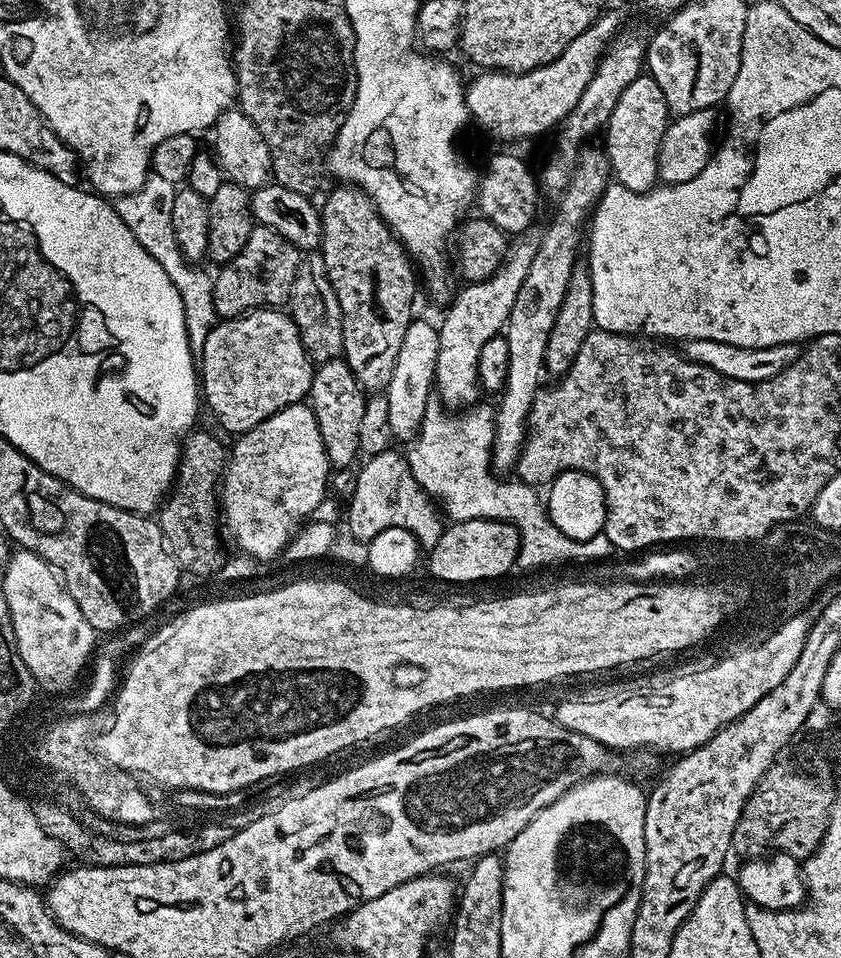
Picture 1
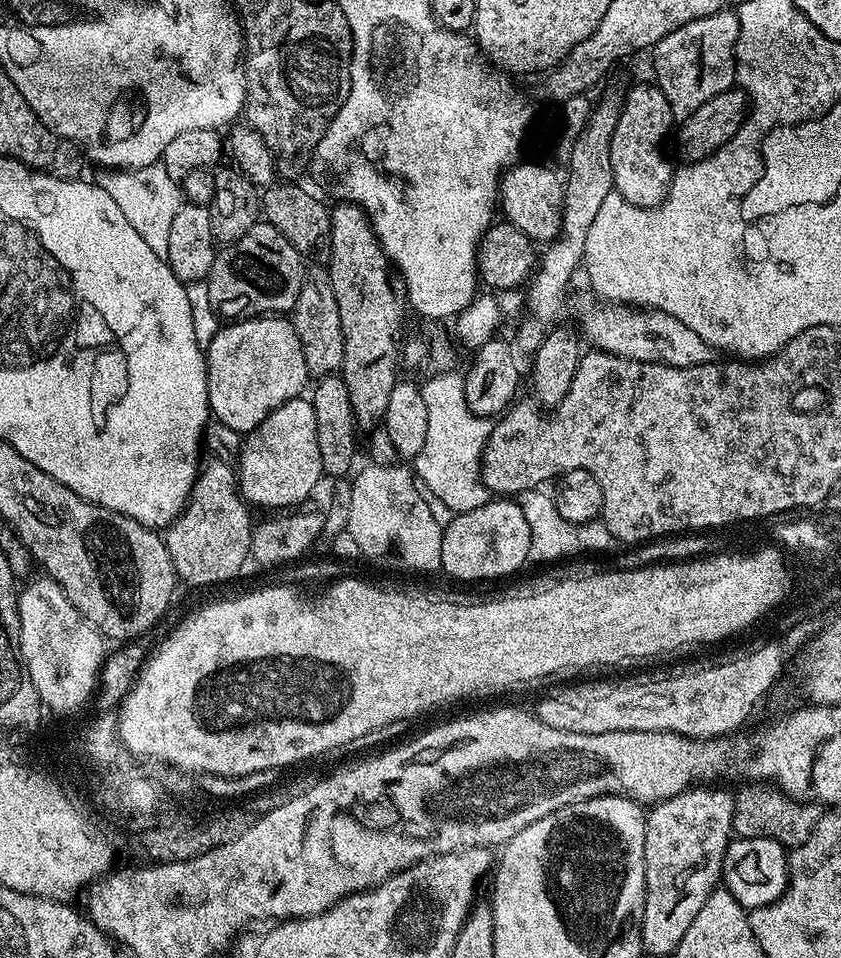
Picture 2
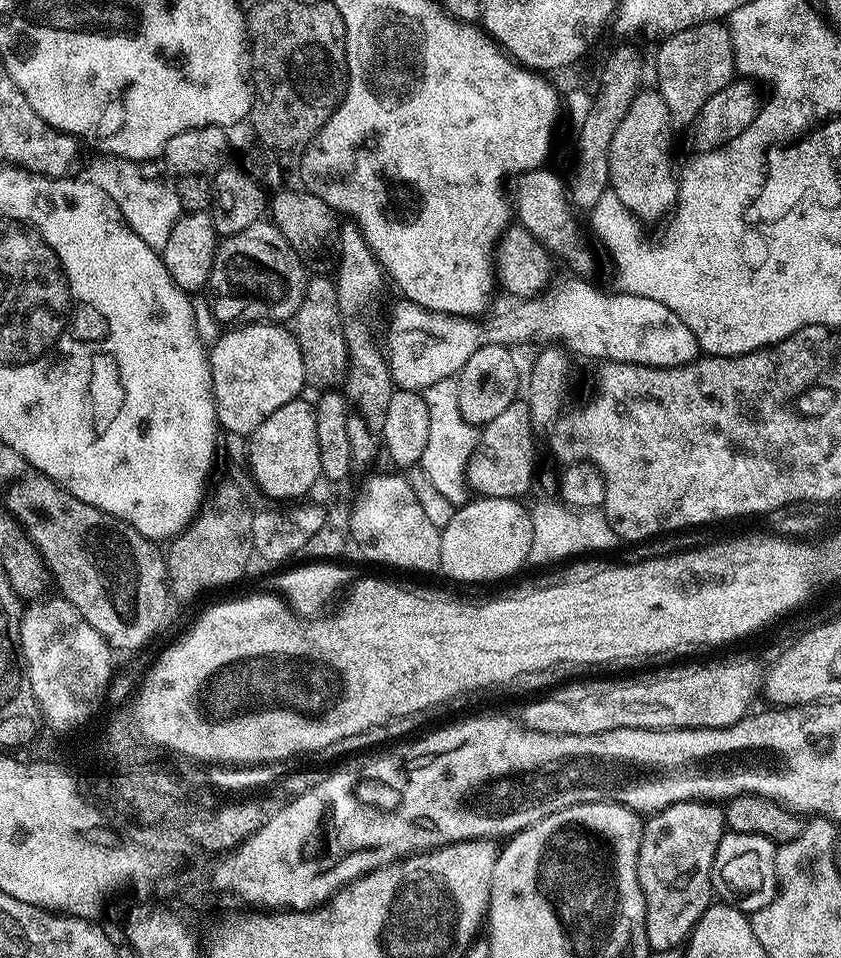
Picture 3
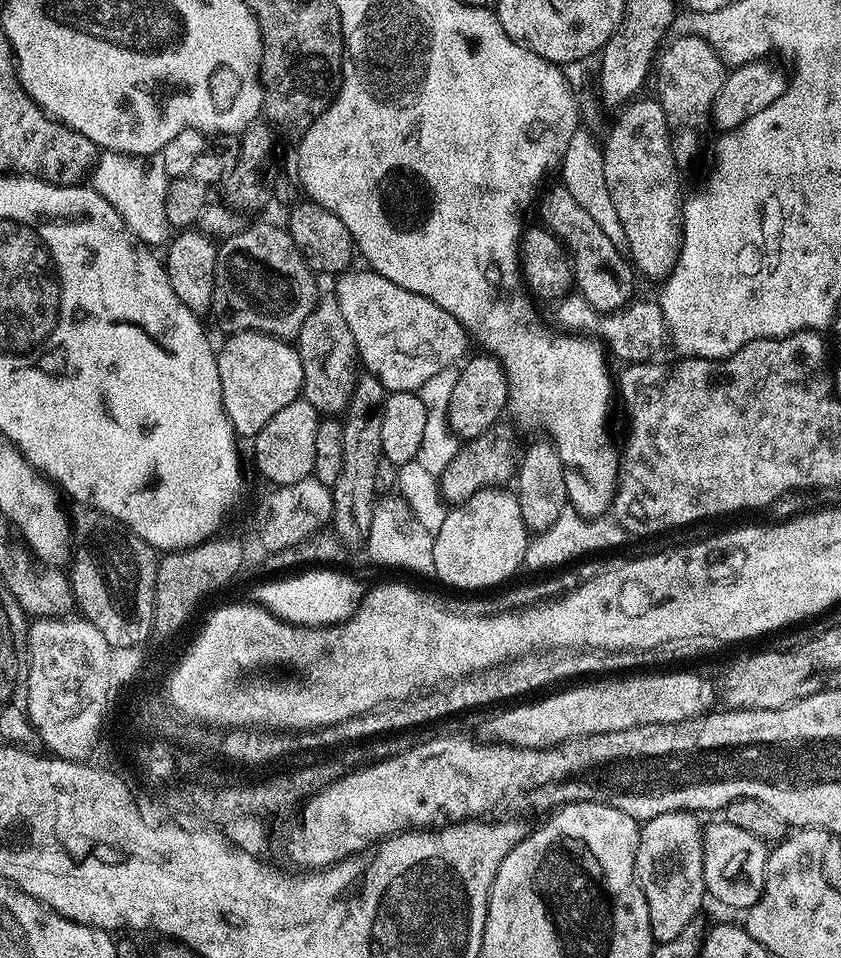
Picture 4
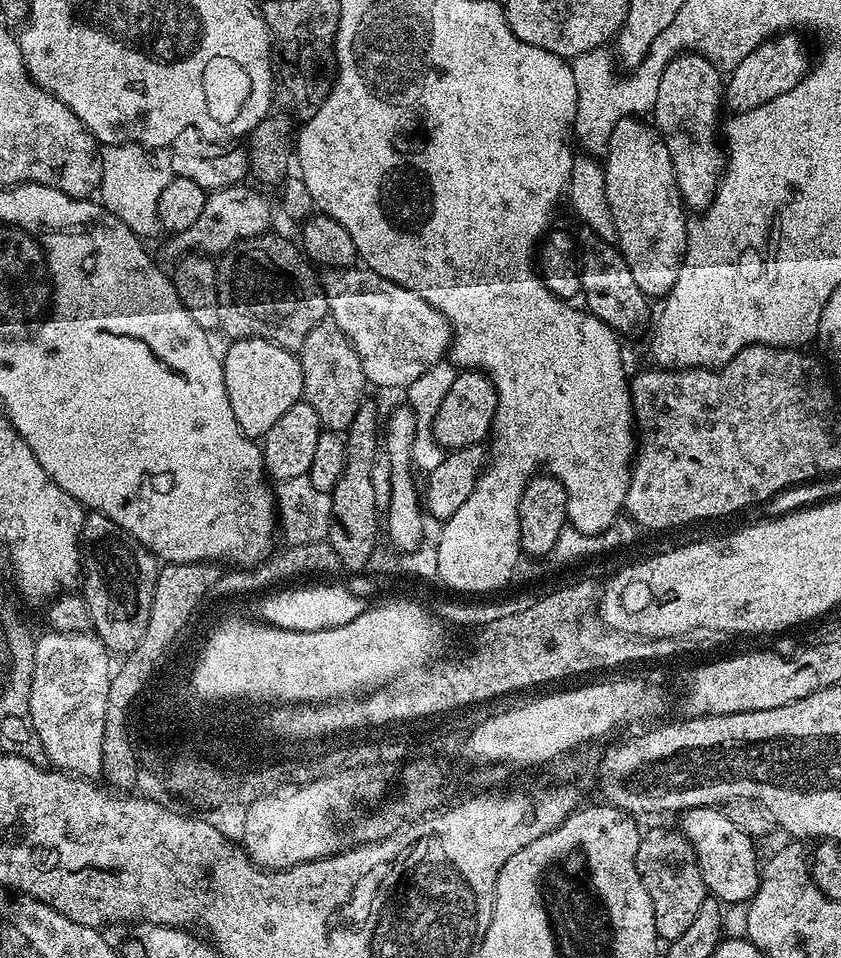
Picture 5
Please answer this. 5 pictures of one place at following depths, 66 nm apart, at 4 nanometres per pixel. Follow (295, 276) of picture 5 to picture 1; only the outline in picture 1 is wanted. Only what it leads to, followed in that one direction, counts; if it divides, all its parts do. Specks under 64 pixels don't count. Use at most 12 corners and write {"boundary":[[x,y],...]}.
{"boundary":[[272,228],[215,273],[214,310],[279,309],[301,251]]}

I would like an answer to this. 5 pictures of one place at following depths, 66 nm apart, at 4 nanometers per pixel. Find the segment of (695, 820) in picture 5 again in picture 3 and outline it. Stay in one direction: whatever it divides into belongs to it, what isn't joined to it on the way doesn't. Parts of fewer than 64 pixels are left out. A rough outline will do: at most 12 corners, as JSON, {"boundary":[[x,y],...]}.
{"boundary":[[731,830],[712,887],[742,913],[776,897],[772,841]]}

